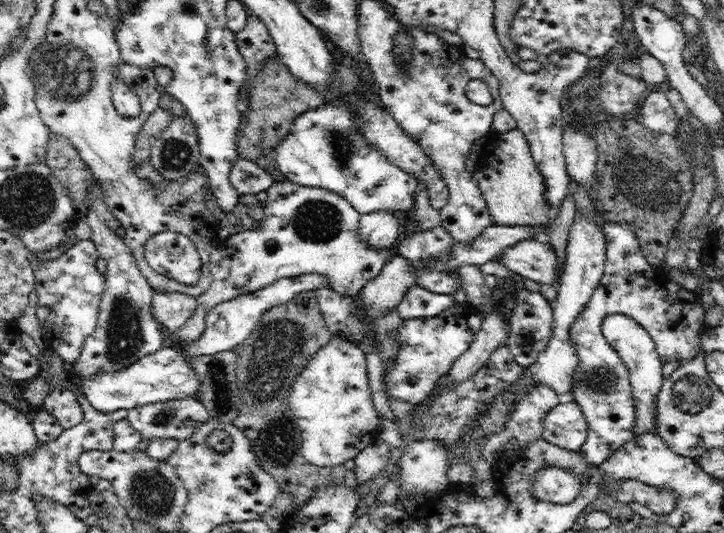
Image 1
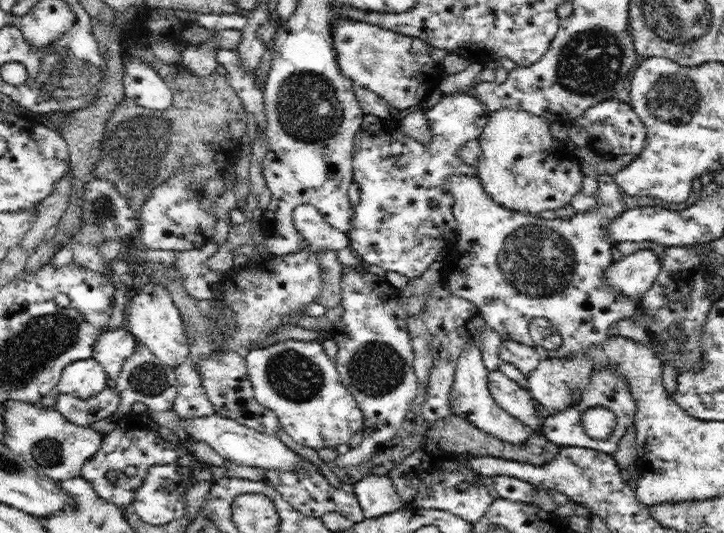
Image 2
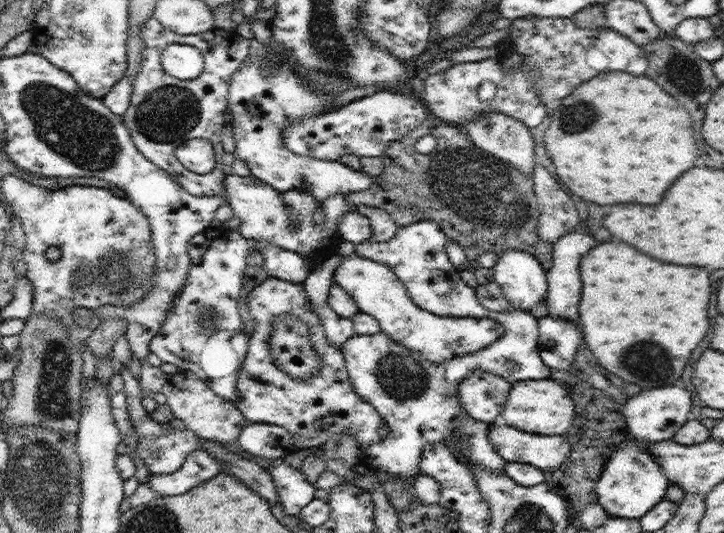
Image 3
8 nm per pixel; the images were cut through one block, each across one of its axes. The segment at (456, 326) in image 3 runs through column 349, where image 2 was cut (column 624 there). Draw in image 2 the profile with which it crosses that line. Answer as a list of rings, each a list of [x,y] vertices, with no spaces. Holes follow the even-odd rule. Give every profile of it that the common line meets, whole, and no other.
[[[638,250],[606,270],[606,281],[614,291],[622,292],[636,302],[656,280],[661,270],[661,260],[652,250]]]

